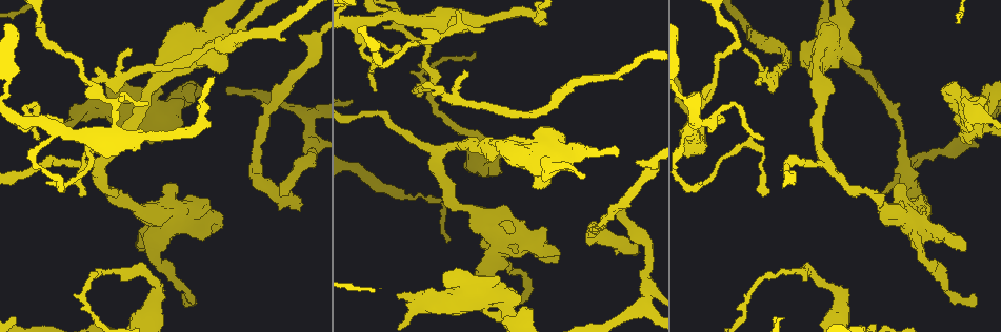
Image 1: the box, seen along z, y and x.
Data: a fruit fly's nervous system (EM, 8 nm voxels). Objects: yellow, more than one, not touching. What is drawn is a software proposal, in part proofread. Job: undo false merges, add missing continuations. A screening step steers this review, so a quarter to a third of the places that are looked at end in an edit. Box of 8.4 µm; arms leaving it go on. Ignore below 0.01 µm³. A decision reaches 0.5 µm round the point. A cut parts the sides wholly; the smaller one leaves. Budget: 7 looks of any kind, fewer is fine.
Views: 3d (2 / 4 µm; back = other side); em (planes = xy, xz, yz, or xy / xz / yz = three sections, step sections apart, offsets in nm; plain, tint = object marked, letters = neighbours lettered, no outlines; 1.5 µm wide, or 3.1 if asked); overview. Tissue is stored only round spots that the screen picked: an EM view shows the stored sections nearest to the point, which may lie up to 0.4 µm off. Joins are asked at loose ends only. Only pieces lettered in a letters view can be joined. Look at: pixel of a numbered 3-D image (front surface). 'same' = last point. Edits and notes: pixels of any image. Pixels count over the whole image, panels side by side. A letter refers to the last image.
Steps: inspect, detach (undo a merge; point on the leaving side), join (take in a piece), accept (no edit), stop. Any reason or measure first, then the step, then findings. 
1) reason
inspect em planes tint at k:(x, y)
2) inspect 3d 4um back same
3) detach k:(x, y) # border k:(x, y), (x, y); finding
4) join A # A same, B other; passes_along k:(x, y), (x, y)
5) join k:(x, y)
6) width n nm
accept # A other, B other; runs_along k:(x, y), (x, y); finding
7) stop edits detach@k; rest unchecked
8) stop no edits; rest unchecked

sharp bend
inspect em planes letters at 1:(190, 300)

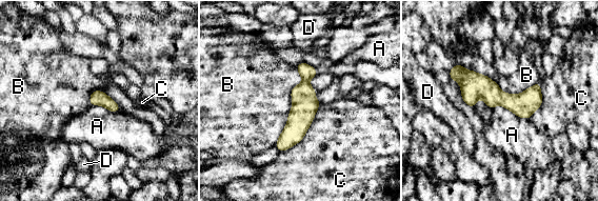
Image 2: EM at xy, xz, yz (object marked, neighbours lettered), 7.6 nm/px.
longest_contact B 600 nm
accept # A other, B other, C other, D other; border 2:(492, 108), (502, 105), (529, 119); one neuron here

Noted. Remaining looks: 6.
thick end
inspect em planes letters at 1:(161, 88)

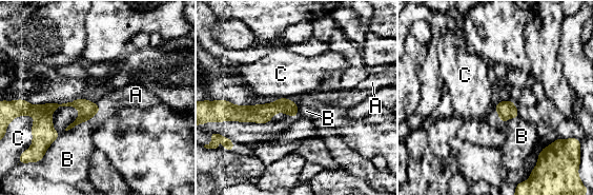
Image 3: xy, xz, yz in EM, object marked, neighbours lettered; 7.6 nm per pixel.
accept # A other, B other, C other; border 3:(97, 104), (99, 109); none of them fits

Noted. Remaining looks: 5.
calibre changes
inspect 3d 4um at 1:(410, 306)

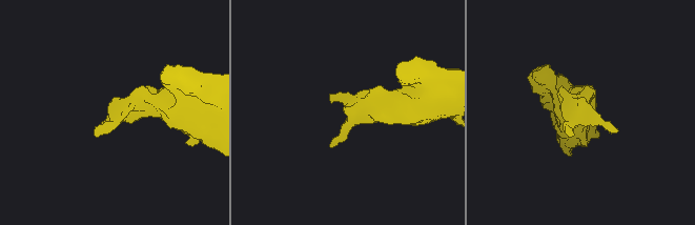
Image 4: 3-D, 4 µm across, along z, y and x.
inspect em planes plain at 4:(116, 113)

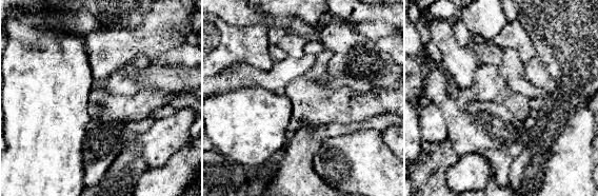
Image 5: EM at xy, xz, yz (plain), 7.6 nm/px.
what lies round it
inspect em planes letters same

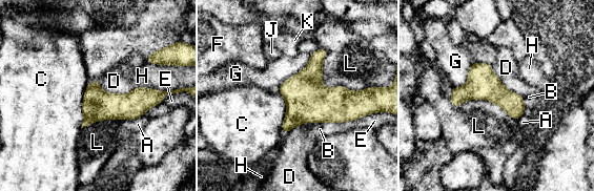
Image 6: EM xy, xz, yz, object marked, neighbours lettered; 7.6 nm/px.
accept # A other, B other, C other, D other, E other, F other, G other, H other, J other, K other, L other; one neuron here

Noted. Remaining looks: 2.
stop no edits; rest unchecked

